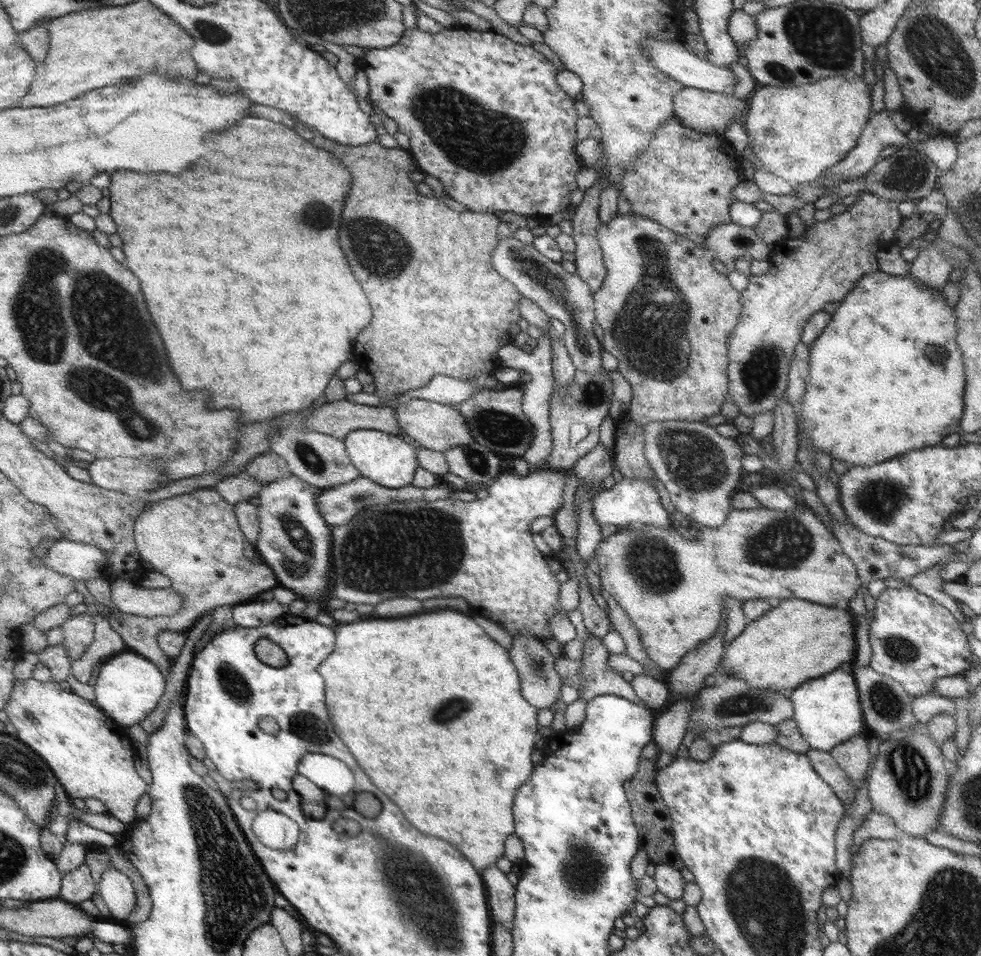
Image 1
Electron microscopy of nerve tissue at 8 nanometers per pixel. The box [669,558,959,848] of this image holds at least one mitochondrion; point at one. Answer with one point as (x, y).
(910, 768)

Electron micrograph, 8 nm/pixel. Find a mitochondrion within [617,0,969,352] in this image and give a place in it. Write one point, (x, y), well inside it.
(825, 38)

